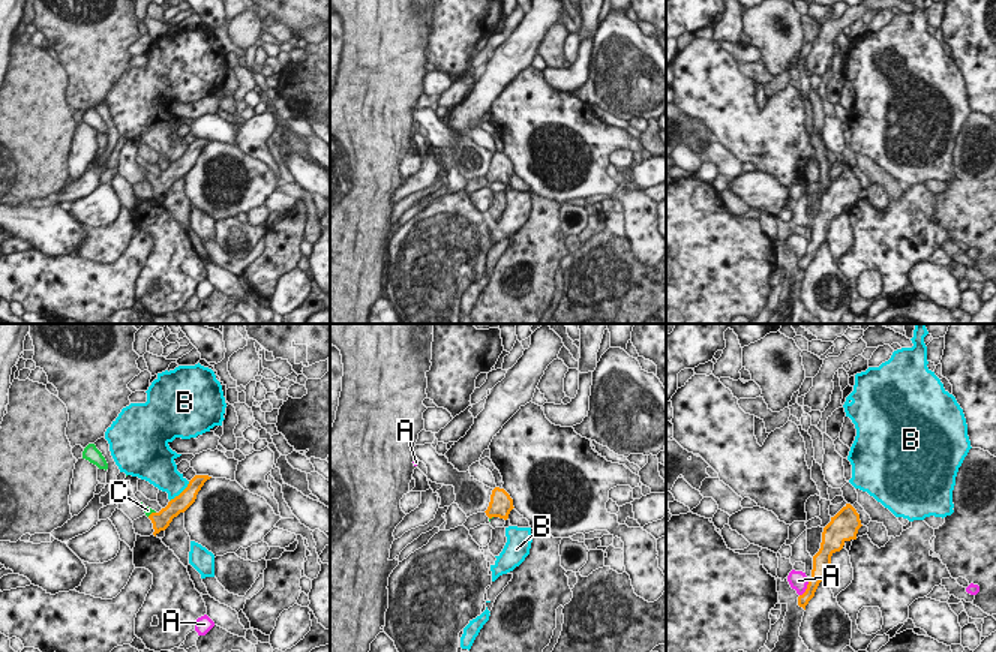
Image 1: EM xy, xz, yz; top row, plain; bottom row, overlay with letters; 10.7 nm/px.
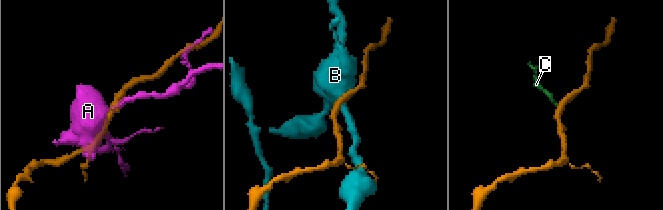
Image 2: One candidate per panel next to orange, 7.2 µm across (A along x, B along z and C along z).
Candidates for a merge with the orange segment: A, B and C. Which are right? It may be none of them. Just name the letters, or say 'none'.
C

